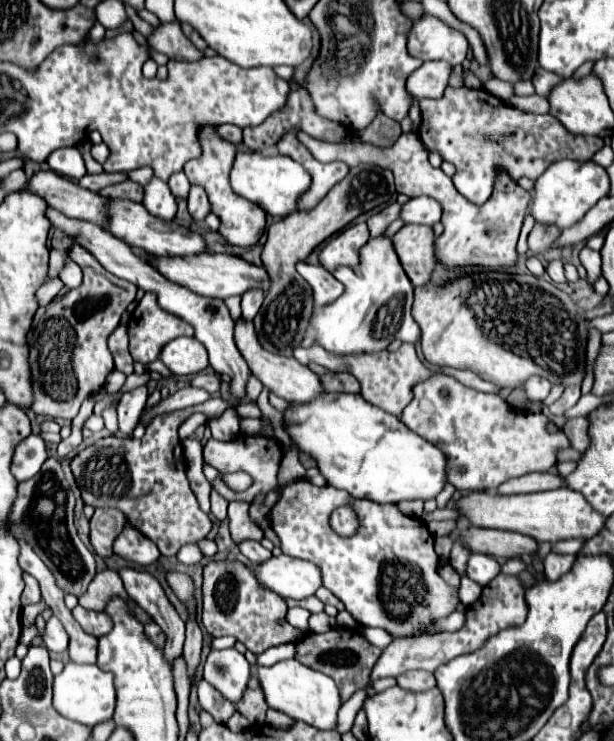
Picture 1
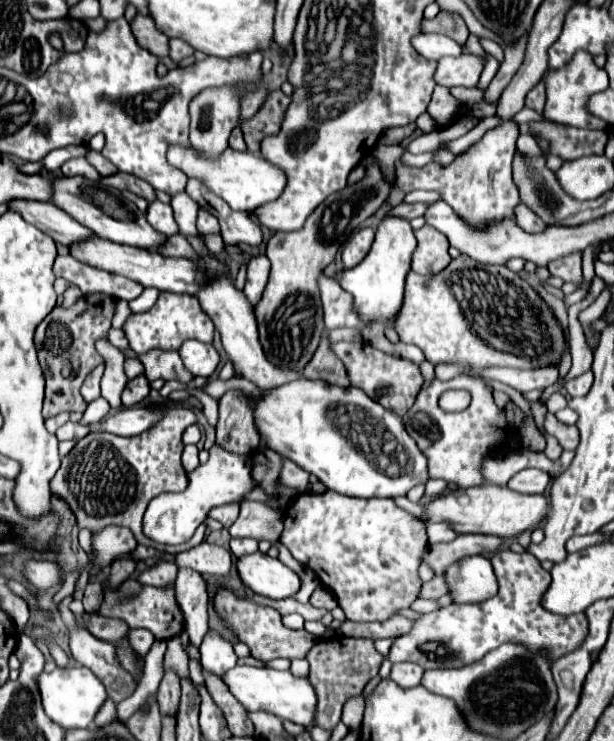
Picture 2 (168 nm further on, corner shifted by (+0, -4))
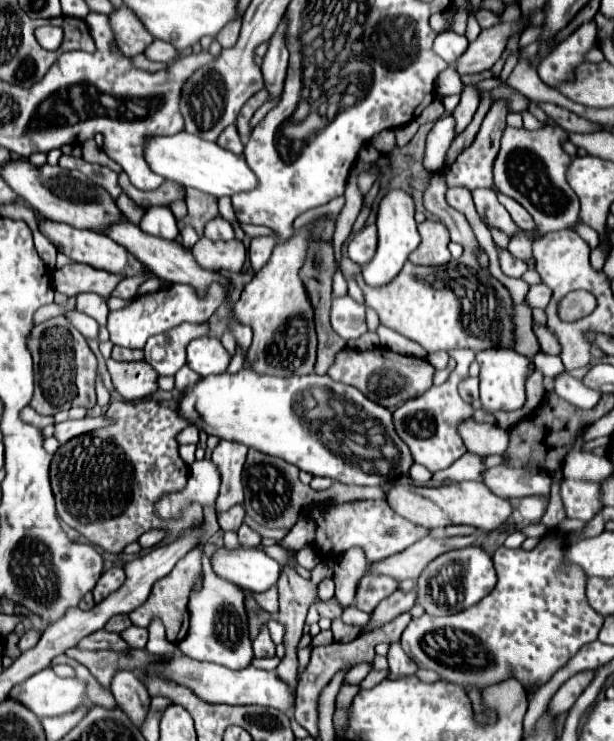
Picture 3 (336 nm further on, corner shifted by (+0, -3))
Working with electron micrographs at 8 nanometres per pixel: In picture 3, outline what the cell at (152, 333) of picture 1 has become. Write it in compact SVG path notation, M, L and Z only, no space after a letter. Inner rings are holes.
M211 283L211 289L207 291L205 297L197 295L195 287L189 285L161 287L155 293L135 297L127 307L119 311L111 311L107 317L107 331L115 345L143 349L149 337L157 333L165 333L183 321L191 321L191 323L207 321L213 315L213 311L223 303L223 299L225 299L225 287L221 287L221 283Z

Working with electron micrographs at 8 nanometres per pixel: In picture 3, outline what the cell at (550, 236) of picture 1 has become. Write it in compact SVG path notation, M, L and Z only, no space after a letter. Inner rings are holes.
M497 195L497 199L499 199L499 203L509 211L509 215L511 215L511 219L517 223L517 227L521 227L521 229L533 229L535 227L535 223L533 223L533 217L515 201L515 199L511 199L511 197L507 197L507 195Z

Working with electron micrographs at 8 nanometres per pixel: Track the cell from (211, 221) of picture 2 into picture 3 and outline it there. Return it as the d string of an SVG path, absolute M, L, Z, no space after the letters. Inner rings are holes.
M215 217L205 225L205 237L211 241L231 241L235 239L235 231L229 221L223 217Z

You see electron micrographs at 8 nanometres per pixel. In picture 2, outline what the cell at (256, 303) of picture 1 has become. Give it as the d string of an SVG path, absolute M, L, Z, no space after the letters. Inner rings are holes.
M263 254L255 256L247 266L247 282L243 290L251 306L255 306L261 300L263 290L267 286L267 278L269 278L269 260Z

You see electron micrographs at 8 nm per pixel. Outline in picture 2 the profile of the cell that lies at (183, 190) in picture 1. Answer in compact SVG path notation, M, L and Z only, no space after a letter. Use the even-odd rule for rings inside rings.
M177 192L177 194L171 196L171 208L175 212L175 220L179 224L181 234L183 236L197 234L195 220L197 220L197 208L199 208L199 204L193 202L187 192Z

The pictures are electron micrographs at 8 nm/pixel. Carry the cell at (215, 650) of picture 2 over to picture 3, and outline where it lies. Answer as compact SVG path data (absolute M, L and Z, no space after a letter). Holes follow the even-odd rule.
M205 565L203 573L205 575L201 589L191 591L187 601L189 631L185 639L179 643L179 651L197 661L211 661L229 669L243 669L251 665L253 659L253 647L249 639L247 611L245 611L245 591L213 575L213 569L209 565Z

